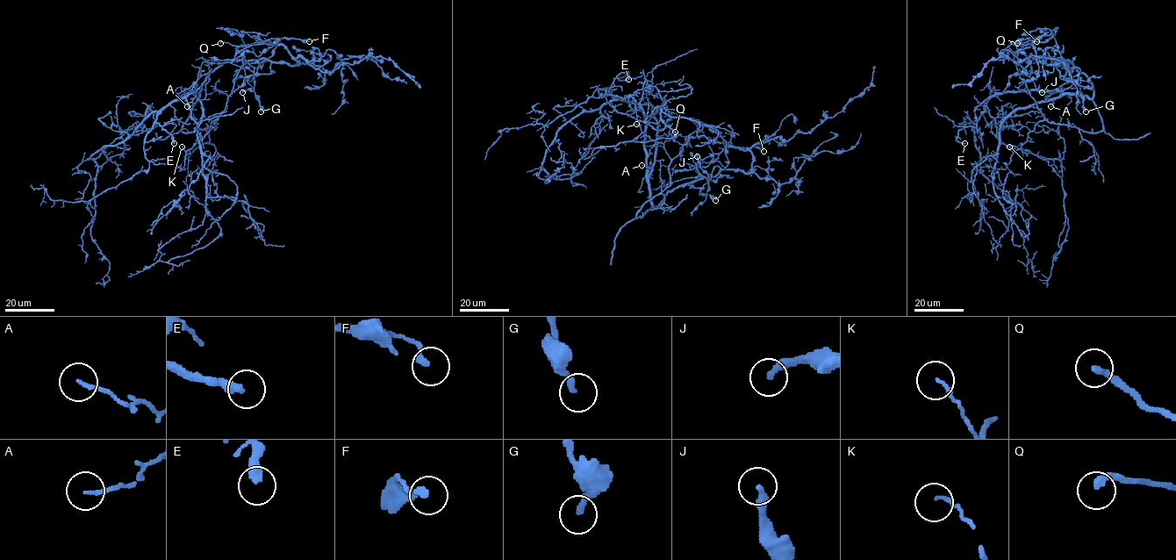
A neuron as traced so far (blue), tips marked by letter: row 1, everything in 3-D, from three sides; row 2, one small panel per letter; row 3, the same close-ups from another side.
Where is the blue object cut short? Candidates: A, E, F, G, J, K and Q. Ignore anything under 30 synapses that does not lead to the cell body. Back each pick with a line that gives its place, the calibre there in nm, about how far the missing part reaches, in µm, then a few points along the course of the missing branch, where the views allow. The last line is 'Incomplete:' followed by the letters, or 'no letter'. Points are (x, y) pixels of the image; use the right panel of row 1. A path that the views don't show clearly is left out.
Incomplete: no letter

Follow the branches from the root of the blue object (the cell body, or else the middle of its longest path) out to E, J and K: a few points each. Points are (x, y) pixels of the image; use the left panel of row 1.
E: (192, 92), (190, 90), (183, 97), (171, 101), (157, 116), (155, 122), (171, 135), (174, 143)
J: (192, 92), (198, 97), (204, 79), (224, 63), (264, 58), (254, 78), (254, 91), (242, 92)
K: (192, 92), (197, 100), (182, 130), (189, 132), (215, 126), (216, 120), (186, 152), (182, 147)

